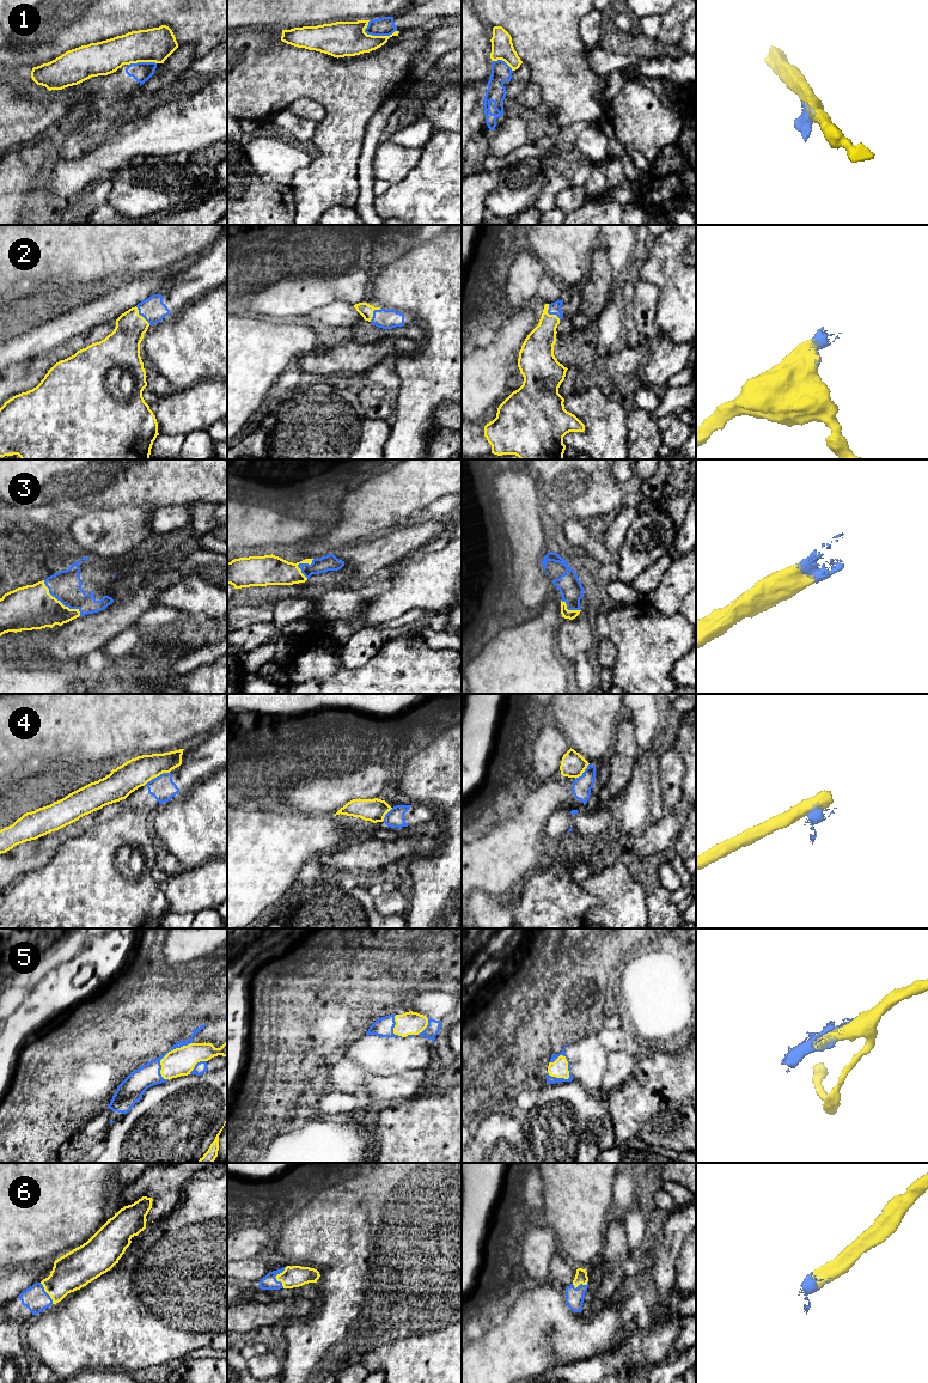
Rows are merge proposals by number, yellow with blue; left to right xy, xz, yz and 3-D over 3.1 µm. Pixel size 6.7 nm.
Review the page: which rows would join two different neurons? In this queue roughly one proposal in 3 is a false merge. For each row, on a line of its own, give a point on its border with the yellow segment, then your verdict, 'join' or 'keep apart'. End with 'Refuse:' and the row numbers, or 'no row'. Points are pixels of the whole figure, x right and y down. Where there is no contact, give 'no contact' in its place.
1: xz (379, 36) | keep apart
2: yz (550, 315) | join
3: xy (59, 601) | join
4: xy (157, 775) | keep apart
5: yz (568, 1077) | join
6: xz (275, 1277) | join
Refuse: 1, 4

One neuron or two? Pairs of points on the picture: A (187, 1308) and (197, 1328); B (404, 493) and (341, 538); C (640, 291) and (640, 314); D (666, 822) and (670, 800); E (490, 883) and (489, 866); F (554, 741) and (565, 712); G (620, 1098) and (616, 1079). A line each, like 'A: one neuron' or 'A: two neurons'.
A: one neuron
B: one neuron
C: one neuron
D: two neurons
E: one neuron
F: two neurons
G: two neurons

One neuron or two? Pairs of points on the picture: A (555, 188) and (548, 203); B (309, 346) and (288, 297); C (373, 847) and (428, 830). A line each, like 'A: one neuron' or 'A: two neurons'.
A: one neuron
B: two neurons
C: two neurons

